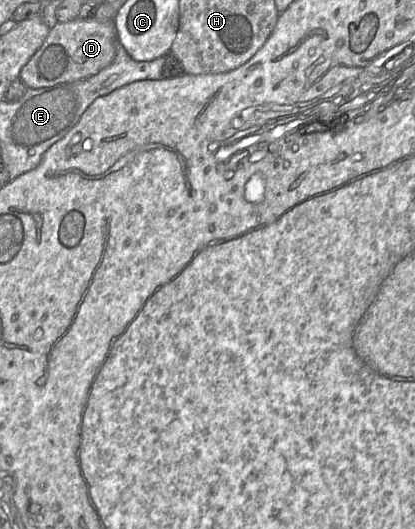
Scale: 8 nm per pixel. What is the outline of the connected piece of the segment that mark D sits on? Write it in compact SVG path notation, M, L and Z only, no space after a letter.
M93 18L57 24L38 51L20 71L19 78L29 89L50 87L59 83L88 78L108 67L115 57L116 32L113 21L99 22Z

